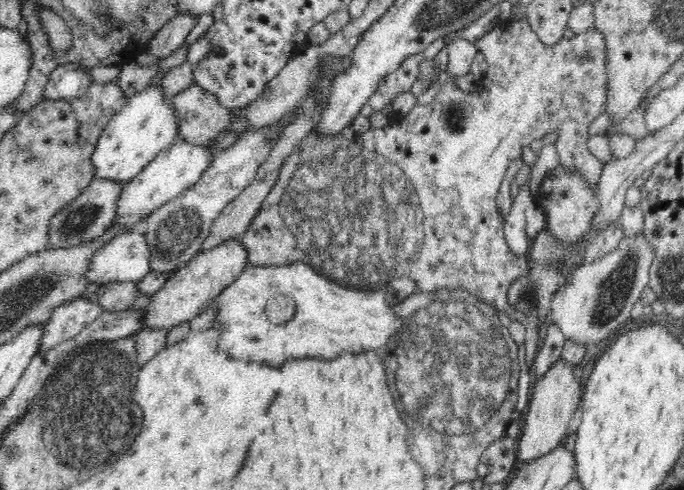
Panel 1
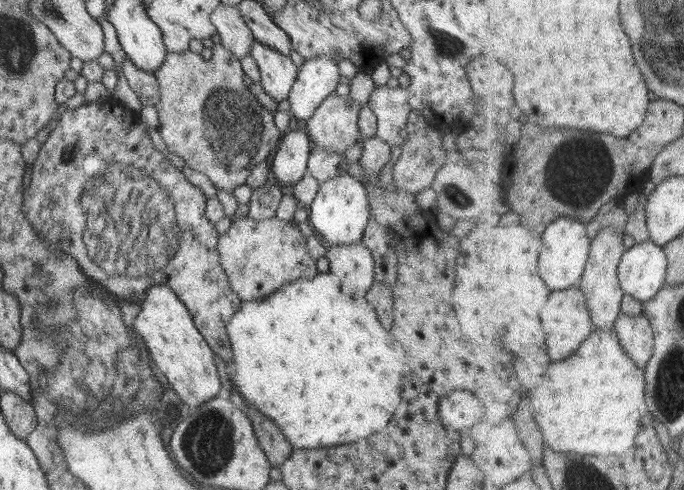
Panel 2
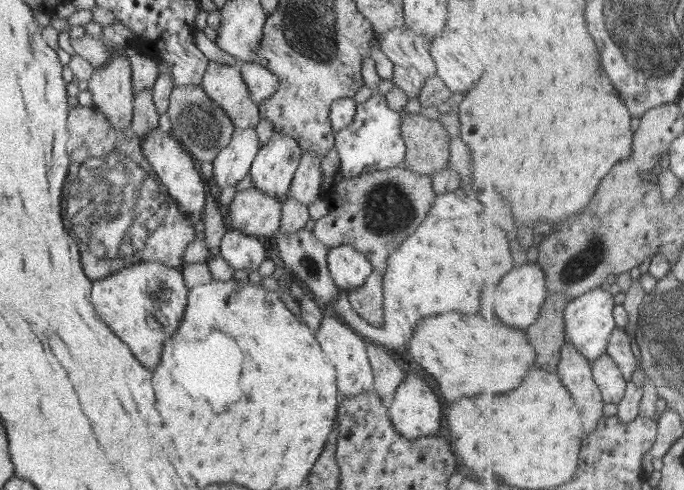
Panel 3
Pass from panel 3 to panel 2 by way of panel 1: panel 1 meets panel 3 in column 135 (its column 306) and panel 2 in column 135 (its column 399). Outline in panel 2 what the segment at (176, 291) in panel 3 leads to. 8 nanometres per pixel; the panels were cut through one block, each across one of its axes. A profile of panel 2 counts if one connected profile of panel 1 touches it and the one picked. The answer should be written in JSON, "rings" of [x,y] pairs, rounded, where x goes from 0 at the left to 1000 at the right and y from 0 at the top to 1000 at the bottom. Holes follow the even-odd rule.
{"rings":[[[243,582],[219,586],[205,618],[205,637],[196,651],[196,669],[213,698],[216,716],[257,808],[278,833],[292,829],[323,806],[325,780],[313,747],[313,718],[284,663],[282,645],[272,622]]]}

